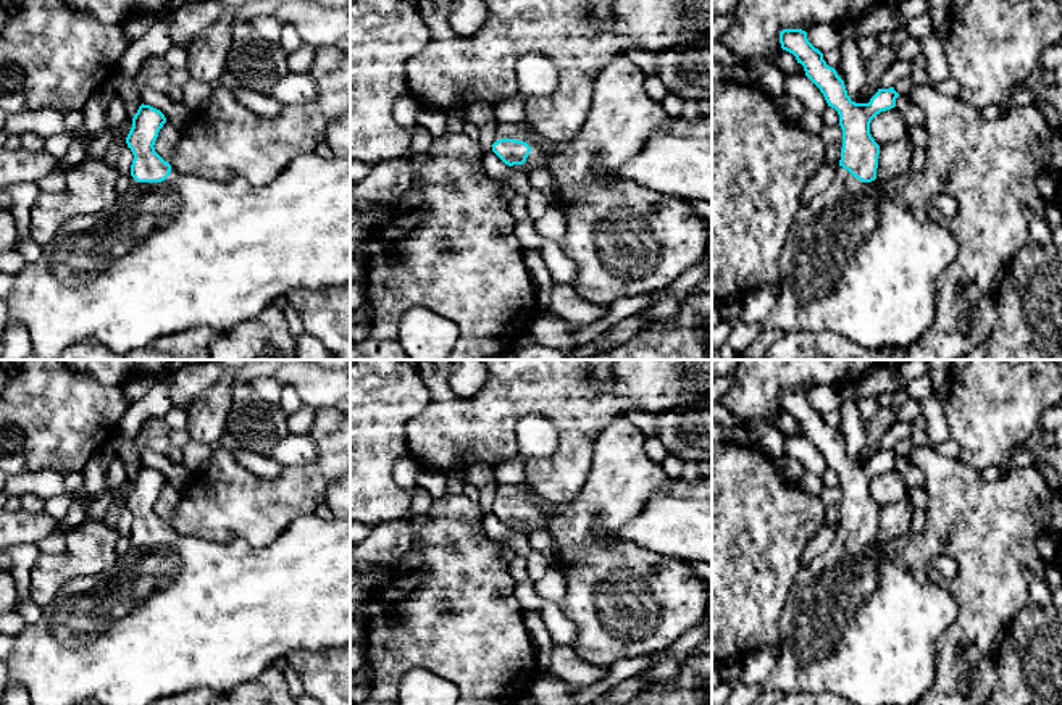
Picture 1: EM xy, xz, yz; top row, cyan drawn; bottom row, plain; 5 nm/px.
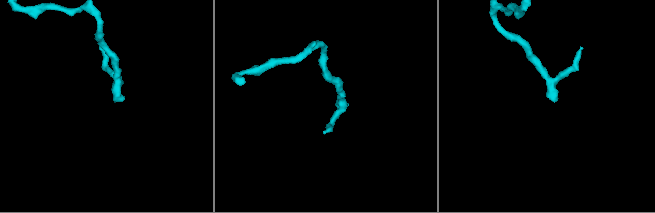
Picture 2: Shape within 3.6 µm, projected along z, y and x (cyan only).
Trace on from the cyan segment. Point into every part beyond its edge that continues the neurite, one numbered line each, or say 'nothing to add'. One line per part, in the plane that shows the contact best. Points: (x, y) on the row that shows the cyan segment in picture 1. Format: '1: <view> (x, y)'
1: xz (538, 158)

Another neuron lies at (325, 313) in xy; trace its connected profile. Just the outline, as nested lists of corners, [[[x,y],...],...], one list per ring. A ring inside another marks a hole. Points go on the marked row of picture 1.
[[[350,284],[286,294],[307,334],[316,337],[337,360],[350,360]]]

